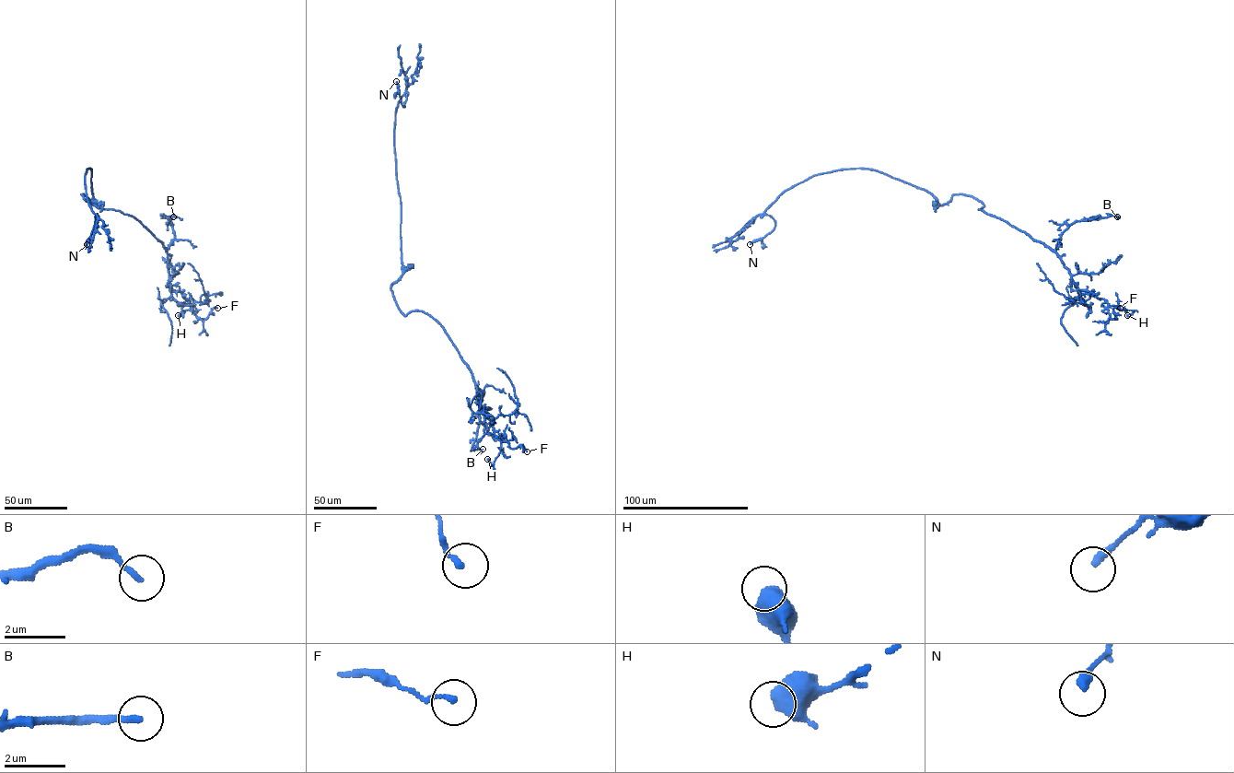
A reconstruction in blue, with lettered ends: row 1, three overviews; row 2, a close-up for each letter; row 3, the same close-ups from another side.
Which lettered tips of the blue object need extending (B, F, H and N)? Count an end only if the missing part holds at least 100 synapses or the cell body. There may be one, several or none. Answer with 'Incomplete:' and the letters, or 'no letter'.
Incomplete: no letter

